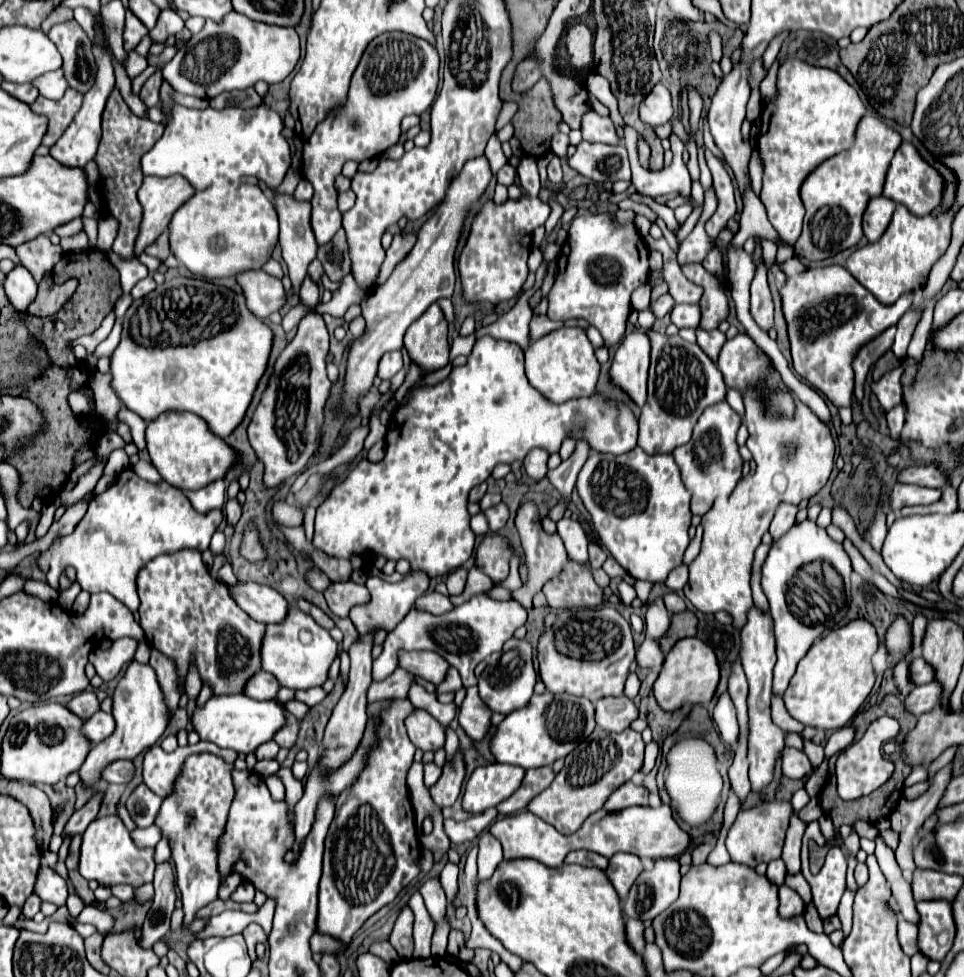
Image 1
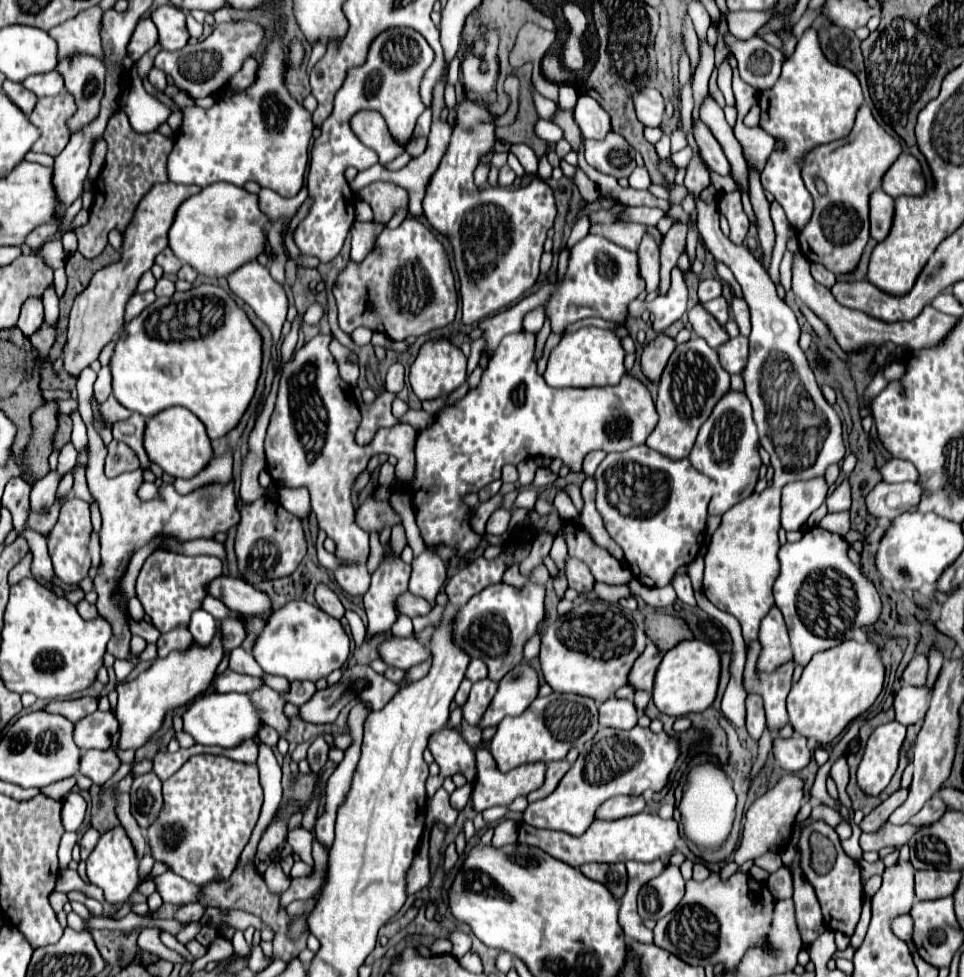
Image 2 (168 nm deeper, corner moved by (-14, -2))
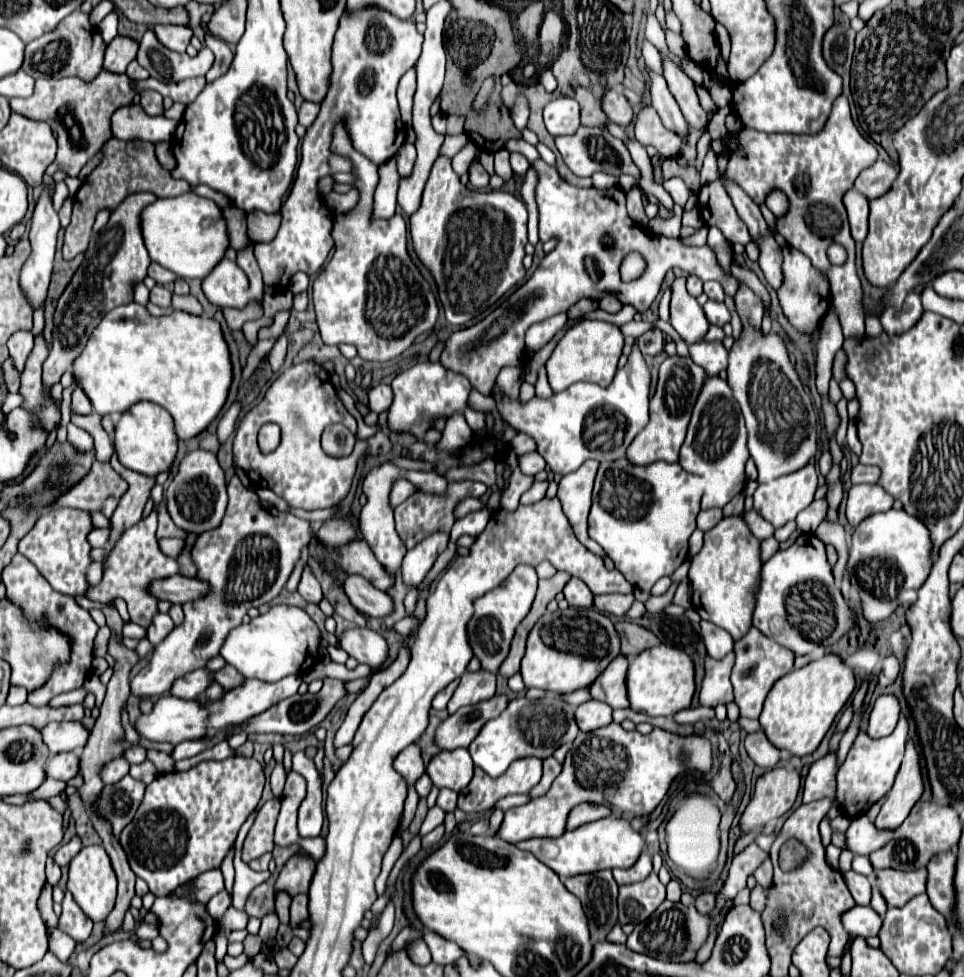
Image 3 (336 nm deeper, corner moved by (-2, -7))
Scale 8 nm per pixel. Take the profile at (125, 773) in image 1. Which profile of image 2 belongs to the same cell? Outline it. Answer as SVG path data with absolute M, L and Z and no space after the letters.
M86 750L80 758L80 774L104 786L120 768L120 758L112 750Z

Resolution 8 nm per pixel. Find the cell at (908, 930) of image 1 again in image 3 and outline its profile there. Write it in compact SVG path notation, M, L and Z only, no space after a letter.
M856 905L842 915L842 923L848 933L860 937L878 937L882 927L882 917L870 905Z

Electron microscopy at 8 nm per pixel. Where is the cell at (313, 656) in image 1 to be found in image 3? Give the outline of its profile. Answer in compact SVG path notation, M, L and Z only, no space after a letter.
M274 605L268 613L254 617L248 625L232 629L222 645L220 655L248 679L280 681L286 675L300 675L308 655L320 653L320 649L322 633L304 609Z

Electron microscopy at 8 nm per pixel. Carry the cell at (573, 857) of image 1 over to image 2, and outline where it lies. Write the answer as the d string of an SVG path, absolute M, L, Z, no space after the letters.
M584 864L580 866L580 872L594 880L594 882L600 882L608 888L608 892L620 900L626 892L626 884L628 884L628 878L626 878L626 868L624 864Z

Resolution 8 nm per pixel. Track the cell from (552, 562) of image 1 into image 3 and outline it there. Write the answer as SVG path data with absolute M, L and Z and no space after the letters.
M570 577L570 581L564 585L564 597L568 601L568 605L572 607L592 607L592 591L588 589L586 583L582 583L576 577Z

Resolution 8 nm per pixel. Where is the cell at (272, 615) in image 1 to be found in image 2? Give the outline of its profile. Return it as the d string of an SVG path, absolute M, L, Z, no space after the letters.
M218 576L210 584L206 584L206 594L218 598L230 610L240 614L260 614L270 610L268 596L240 578Z

